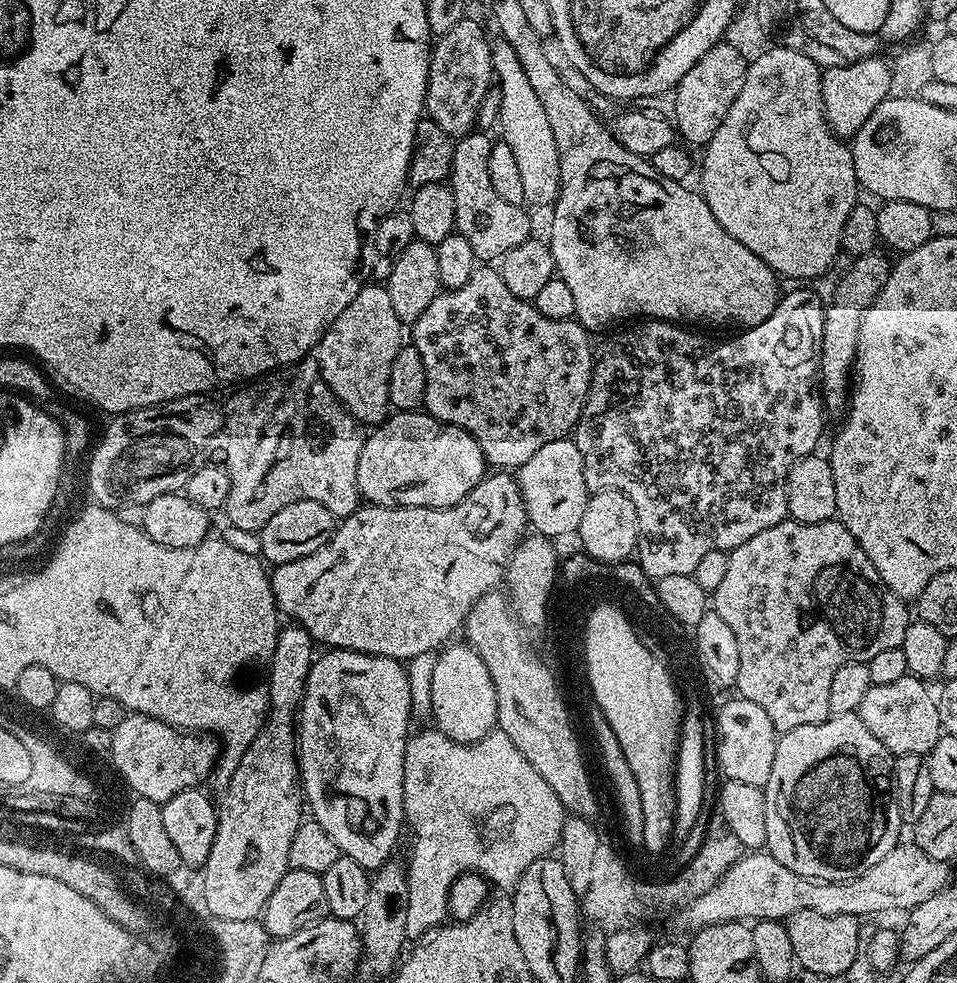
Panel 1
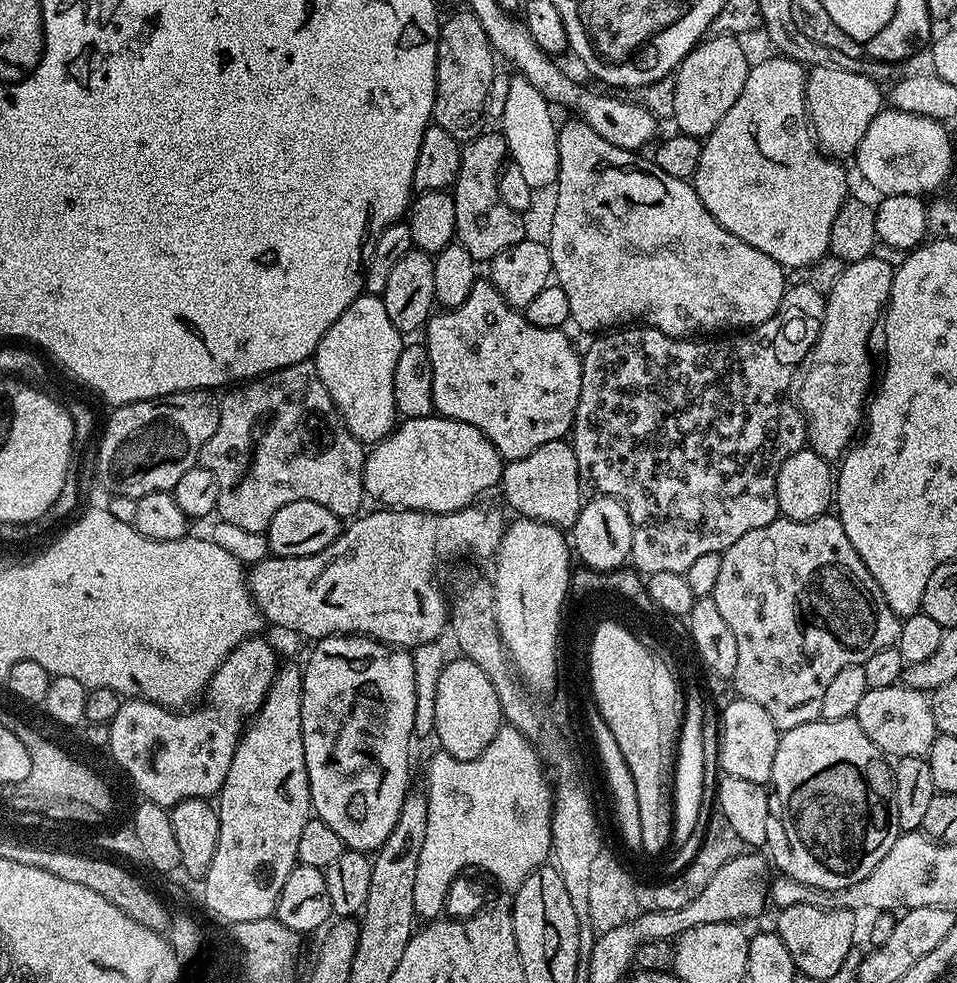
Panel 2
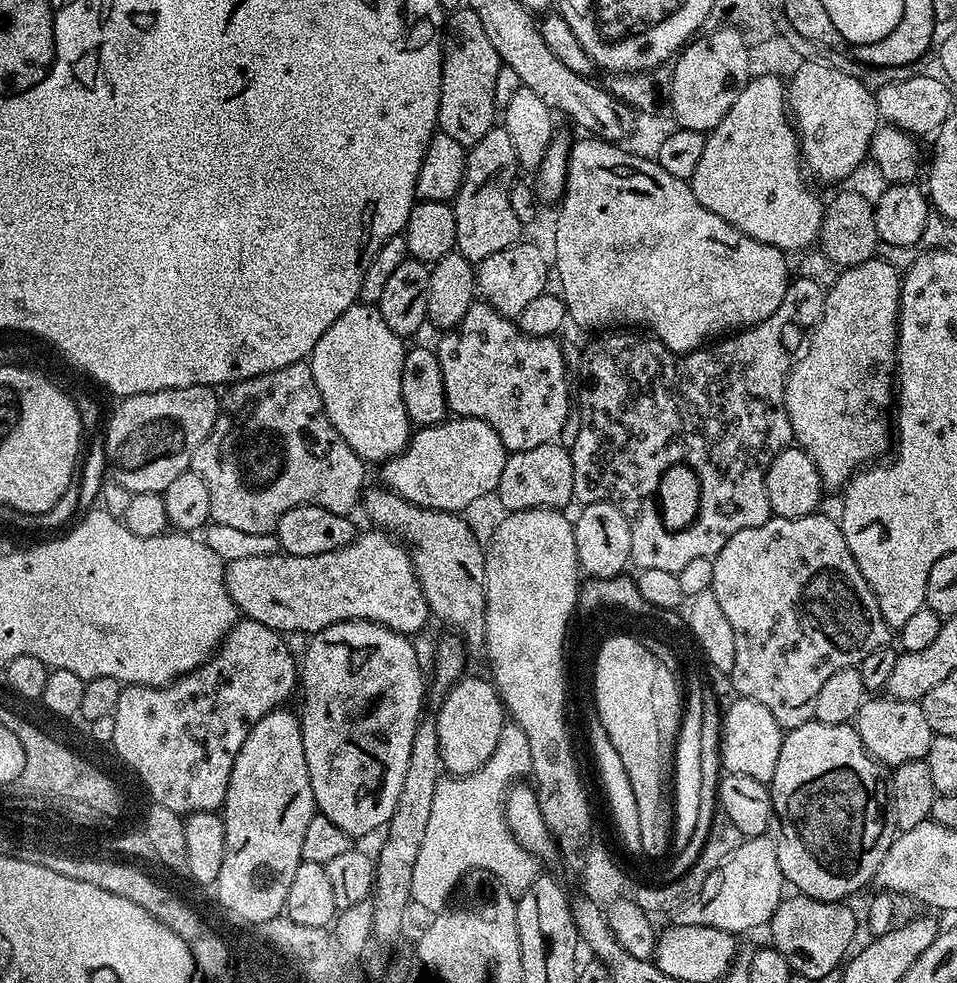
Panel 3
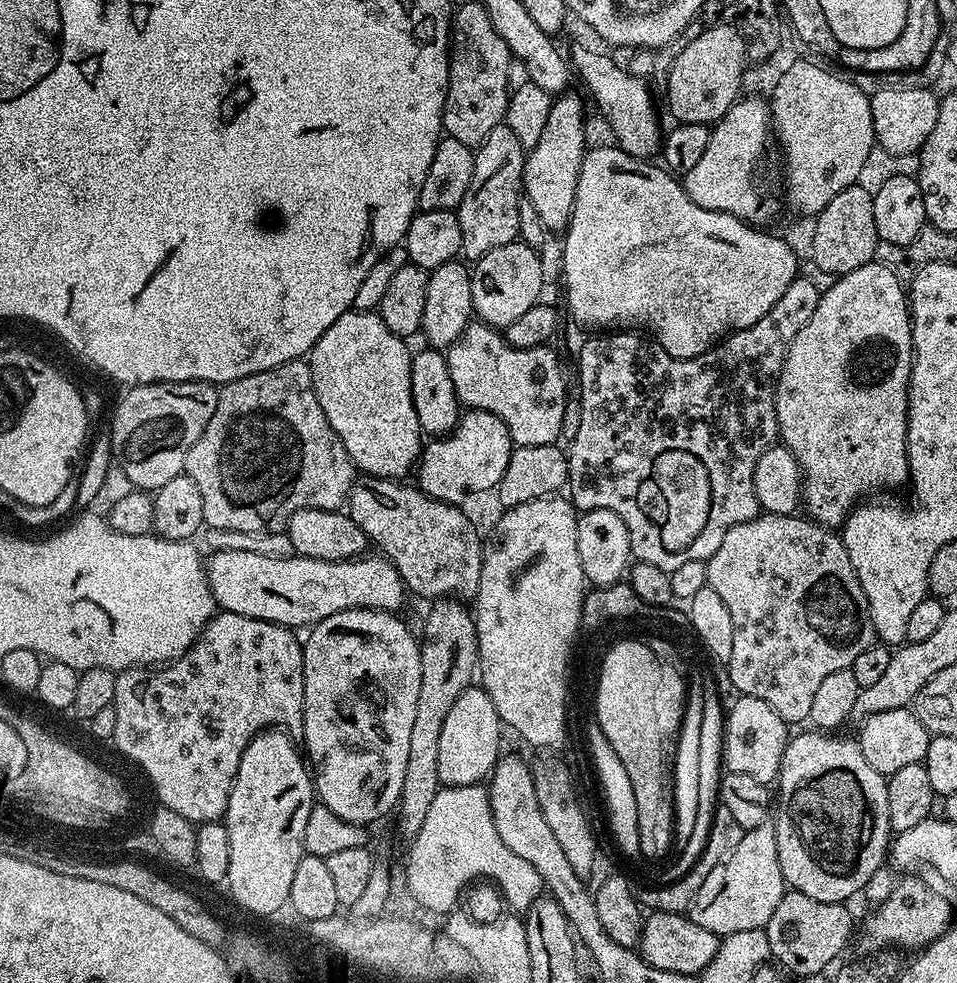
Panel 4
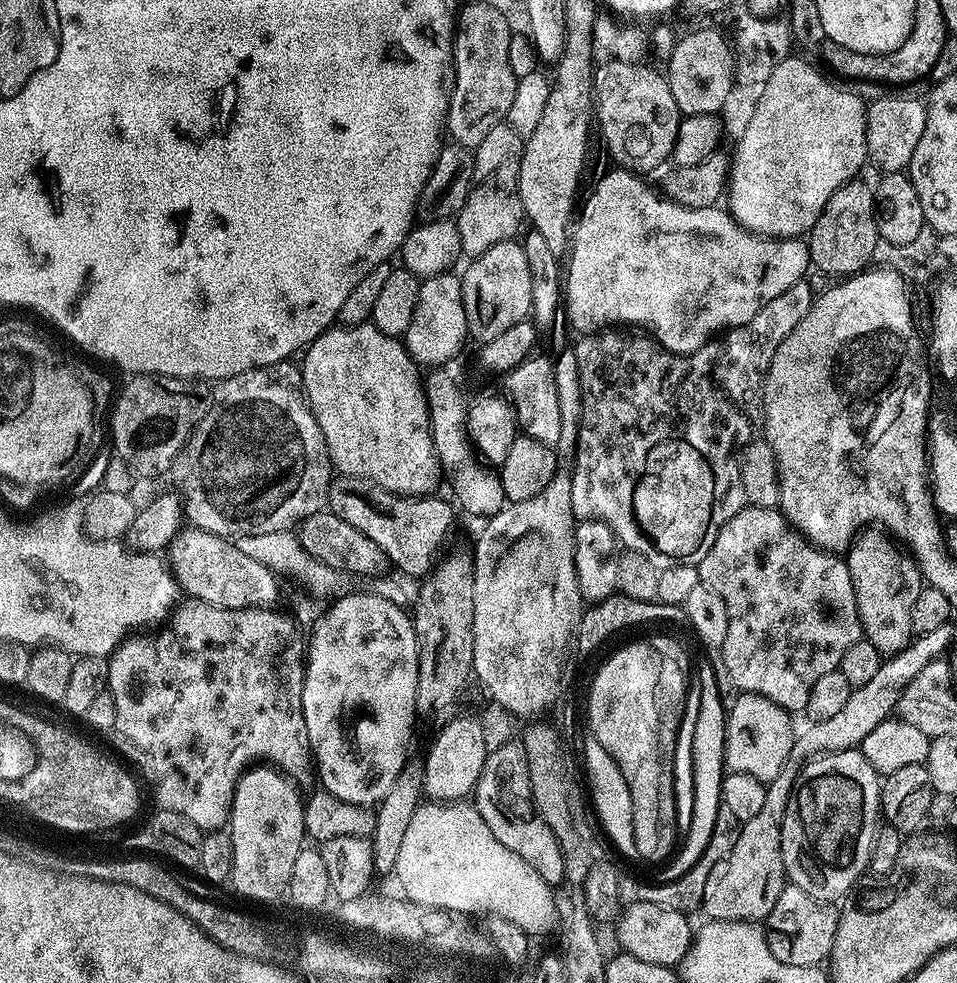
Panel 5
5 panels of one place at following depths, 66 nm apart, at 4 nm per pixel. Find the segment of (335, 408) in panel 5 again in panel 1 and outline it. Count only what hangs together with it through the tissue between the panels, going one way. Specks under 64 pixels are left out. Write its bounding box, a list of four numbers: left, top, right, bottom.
[318,282,402,425]

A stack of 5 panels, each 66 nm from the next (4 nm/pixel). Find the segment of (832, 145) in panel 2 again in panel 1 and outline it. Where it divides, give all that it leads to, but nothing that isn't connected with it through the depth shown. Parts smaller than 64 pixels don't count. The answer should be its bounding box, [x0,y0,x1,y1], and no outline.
[820,55,894,138]

